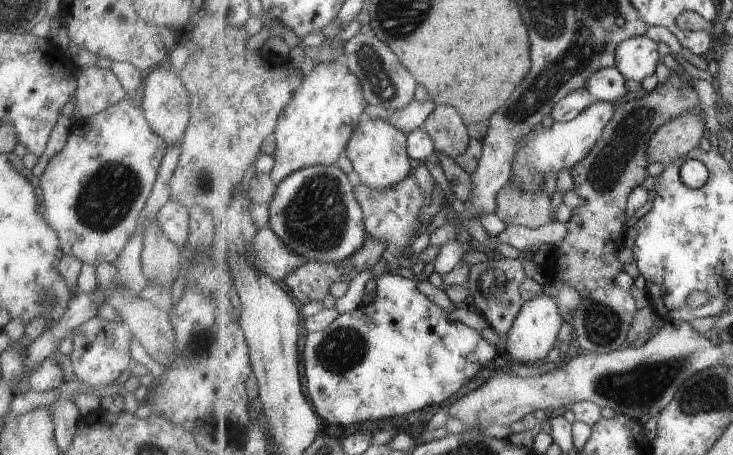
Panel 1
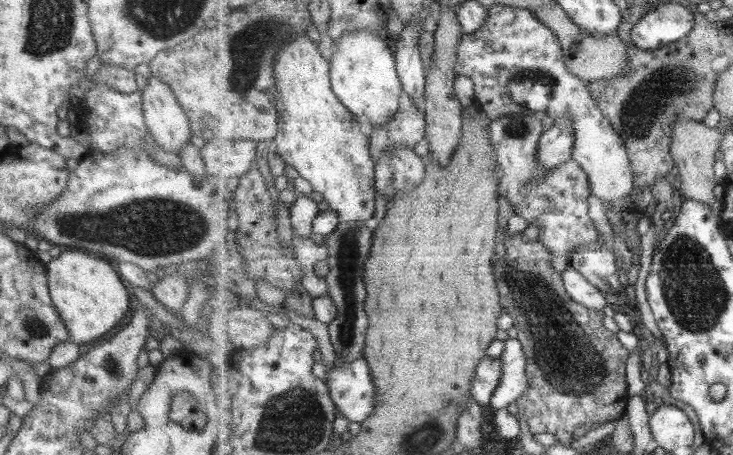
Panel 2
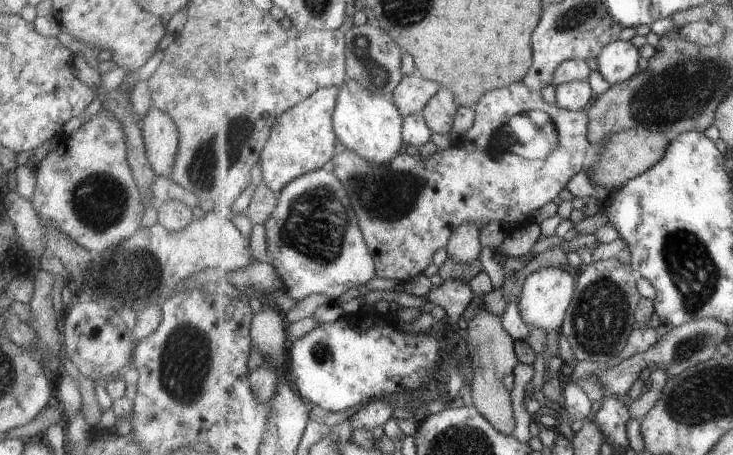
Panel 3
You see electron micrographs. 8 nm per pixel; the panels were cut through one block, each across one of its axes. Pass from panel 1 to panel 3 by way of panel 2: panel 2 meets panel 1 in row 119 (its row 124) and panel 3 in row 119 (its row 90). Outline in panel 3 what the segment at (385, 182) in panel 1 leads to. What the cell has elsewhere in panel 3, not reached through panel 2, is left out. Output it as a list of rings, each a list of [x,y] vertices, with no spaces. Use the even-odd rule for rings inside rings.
[[[350,79],[347,88],[339,93],[334,112],[334,127],[341,144],[363,158],[380,165],[388,163],[403,152],[405,142],[402,130],[404,118],[392,97],[375,94]]]

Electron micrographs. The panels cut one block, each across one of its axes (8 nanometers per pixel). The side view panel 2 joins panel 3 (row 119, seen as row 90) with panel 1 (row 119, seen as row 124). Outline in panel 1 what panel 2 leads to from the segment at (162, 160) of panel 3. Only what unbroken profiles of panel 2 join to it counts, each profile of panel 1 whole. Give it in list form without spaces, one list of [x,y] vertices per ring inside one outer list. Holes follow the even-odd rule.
[[[159,65],[143,75],[144,88],[141,92],[141,110],[145,120],[148,122],[149,128],[166,142],[166,146],[181,141],[190,119],[189,93],[182,85],[182,82],[177,80],[175,72],[177,70],[168,70]]]

